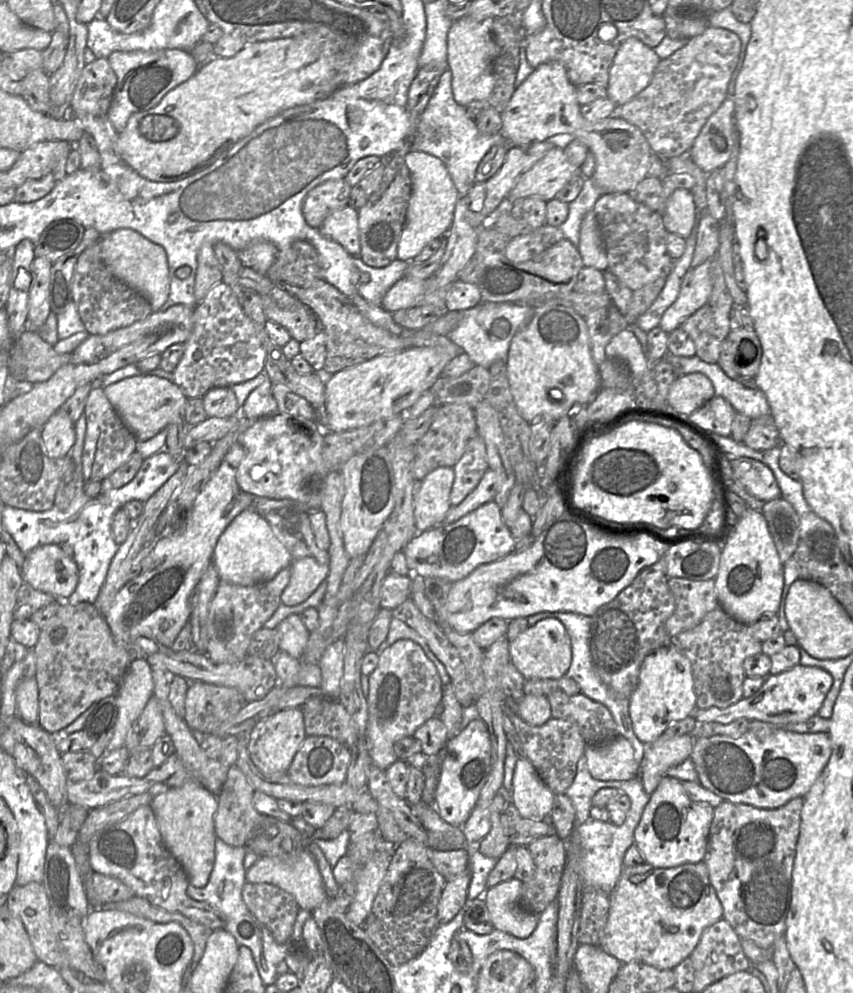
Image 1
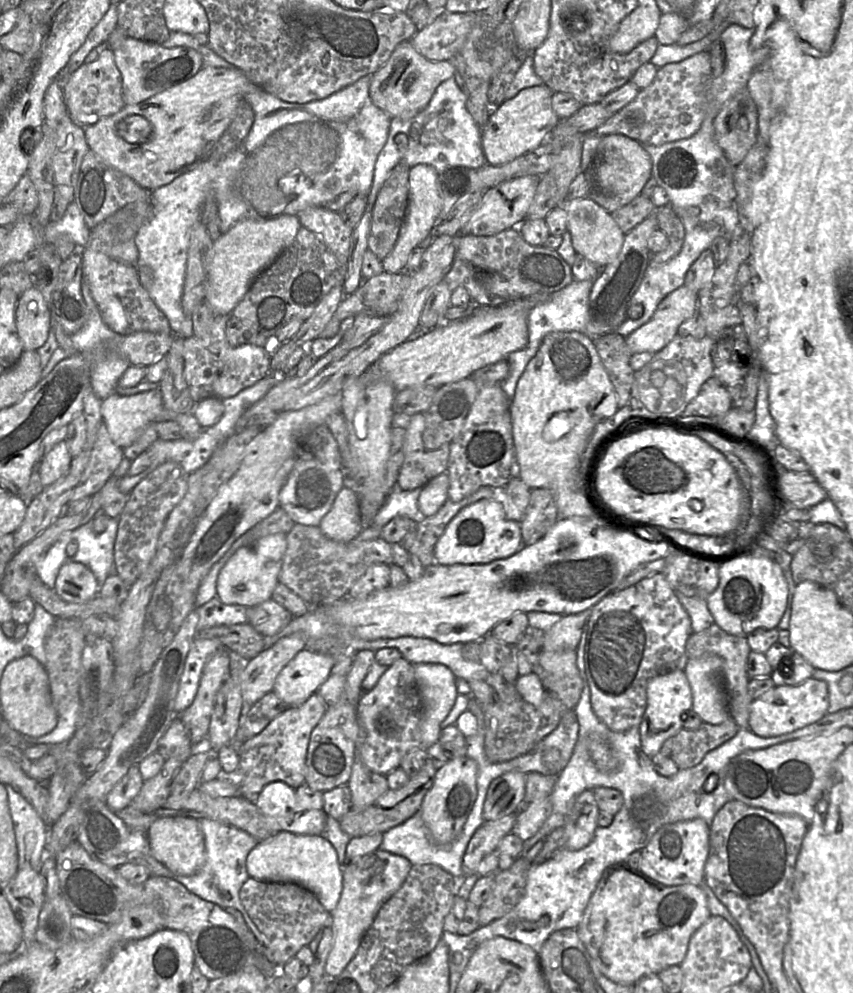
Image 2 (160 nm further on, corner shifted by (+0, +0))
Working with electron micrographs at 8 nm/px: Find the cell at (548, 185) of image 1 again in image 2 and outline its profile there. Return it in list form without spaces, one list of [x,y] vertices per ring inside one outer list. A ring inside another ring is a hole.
[[[540,176],[516,177],[483,192],[478,206],[468,218],[462,234],[491,236],[509,228],[516,228],[526,218],[526,213],[534,199]]]

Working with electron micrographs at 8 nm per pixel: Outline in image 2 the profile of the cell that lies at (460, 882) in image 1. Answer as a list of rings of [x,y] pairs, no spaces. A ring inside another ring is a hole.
[[[511,813],[497,820],[484,822],[474,833],[463,855],[462,869],[464,877],[477,873],[481,861],[493,850],[502,837],[512,832],[516,814]]]

